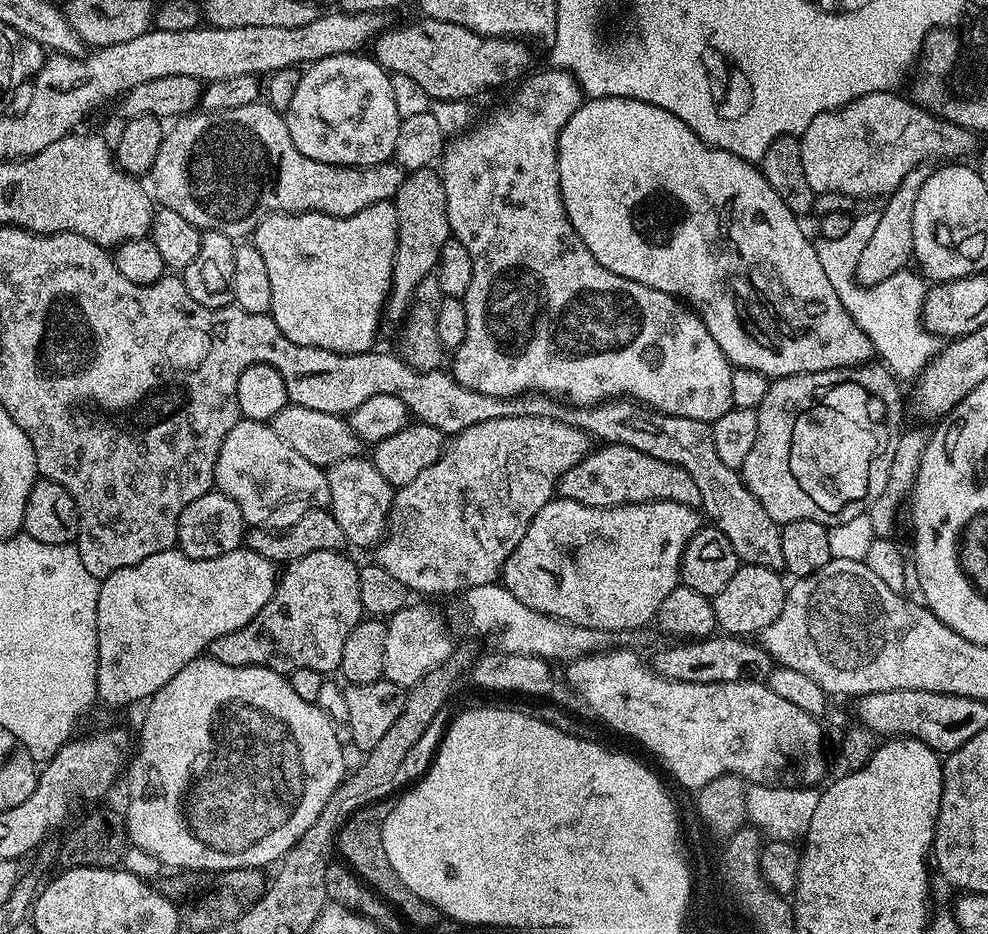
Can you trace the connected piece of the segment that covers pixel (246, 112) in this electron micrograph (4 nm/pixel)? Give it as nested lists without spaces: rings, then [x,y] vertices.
[[[257,102],[237,106],[234,110],[197,110],[179,117],[165,131],[158,158],[152,163],[150,188],[159,207],[182,214],[182,218],[194,227],[233,238],[248,238],[256,231],[261,218],[273,212],[325,212],[331,216],[349,216],[378,202],[395,201],[405,175],[404,169],[392,160],[361,168],[314,162],[314,158],[306,158],[306,154],[294,146],[283,115],[266,102]]]

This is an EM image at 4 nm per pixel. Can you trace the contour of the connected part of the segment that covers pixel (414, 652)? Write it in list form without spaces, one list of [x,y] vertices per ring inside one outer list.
[[[416,602],[409,603],[408,607],[387,617],[386,623],[386,650],[382,654],[384,667],[383,679],[397,684],[405,690],[414,687],[430,670],[440,664],[445,664],[453,654],[454,643],[448,637],[446,629],[440,625],[440,620],[428,608]]]

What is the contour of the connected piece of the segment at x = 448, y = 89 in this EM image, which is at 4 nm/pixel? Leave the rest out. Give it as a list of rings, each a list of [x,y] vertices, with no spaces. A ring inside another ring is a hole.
[[[419,18],[413,24],[400,24],[397,28],[385,27],[371,45],[371,55],[387,68],[389,73],[406,74],[406,78],[414,78],[422,90],[433,100],[468,100],[479,92],[488,92],[491,88],[500,88],[503,84],[519,81],[533,67],[532,52],[529,45],[520,38],[506,36],[480,36],[474,30],[466,30],[466,26],[458,26],[454,22]]]

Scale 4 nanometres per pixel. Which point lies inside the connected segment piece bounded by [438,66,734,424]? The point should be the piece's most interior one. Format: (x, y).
(542, 315)

